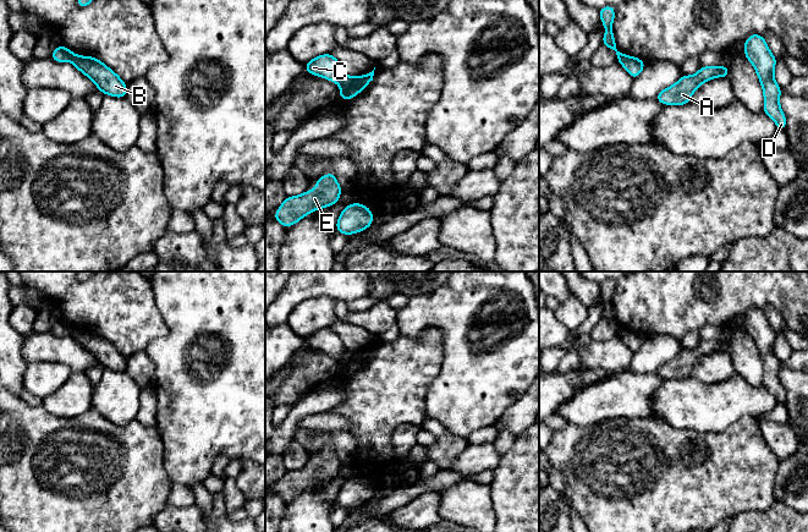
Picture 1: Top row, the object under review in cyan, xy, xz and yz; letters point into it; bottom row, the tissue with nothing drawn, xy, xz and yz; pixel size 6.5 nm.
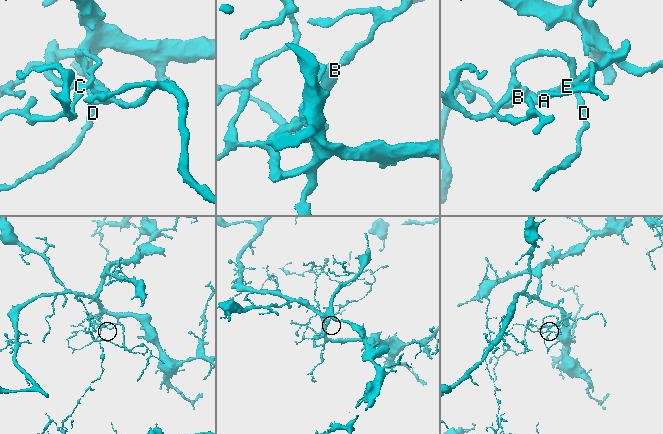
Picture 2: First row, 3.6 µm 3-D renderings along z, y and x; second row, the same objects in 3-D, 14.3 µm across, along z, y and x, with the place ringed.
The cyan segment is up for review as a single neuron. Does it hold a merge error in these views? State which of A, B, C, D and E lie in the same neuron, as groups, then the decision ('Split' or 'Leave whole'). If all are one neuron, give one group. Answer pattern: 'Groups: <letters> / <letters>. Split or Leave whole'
Groups: A B E / C D. Split

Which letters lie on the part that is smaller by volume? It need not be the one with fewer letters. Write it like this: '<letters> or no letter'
C, D

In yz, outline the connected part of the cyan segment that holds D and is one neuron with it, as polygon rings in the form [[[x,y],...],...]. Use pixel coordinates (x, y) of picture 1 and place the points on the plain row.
[[[751,308],[744,316],[744,330],[753,338],[764,364],[763,385],[775,395],[779,404],[786,404],[786,390],[782,386],[779,373],[781,362],[774,353],[776,331],[770,327],[764,309]]]

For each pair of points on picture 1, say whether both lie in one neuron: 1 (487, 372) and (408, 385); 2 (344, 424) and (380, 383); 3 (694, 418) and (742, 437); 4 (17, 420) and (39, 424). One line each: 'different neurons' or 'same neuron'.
1: different neurons
2: different neurons
3: different neurons
4: same neuron

